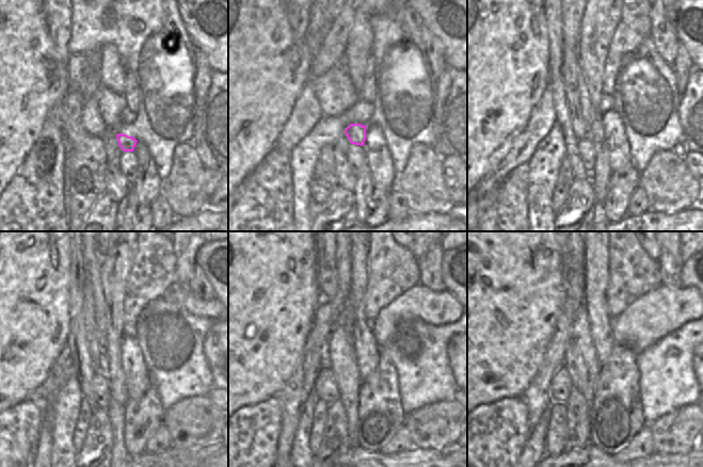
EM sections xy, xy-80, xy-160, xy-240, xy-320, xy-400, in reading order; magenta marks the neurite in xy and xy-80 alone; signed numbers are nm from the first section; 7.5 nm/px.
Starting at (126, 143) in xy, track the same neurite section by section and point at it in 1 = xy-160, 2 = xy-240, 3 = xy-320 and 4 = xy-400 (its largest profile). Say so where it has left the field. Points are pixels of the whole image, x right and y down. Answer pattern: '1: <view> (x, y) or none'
1: xy-160 (588, 112)
2: xy-240 (91, 259)
3: xy-320 (326, 276)
4: xy-400 (564, 253)

